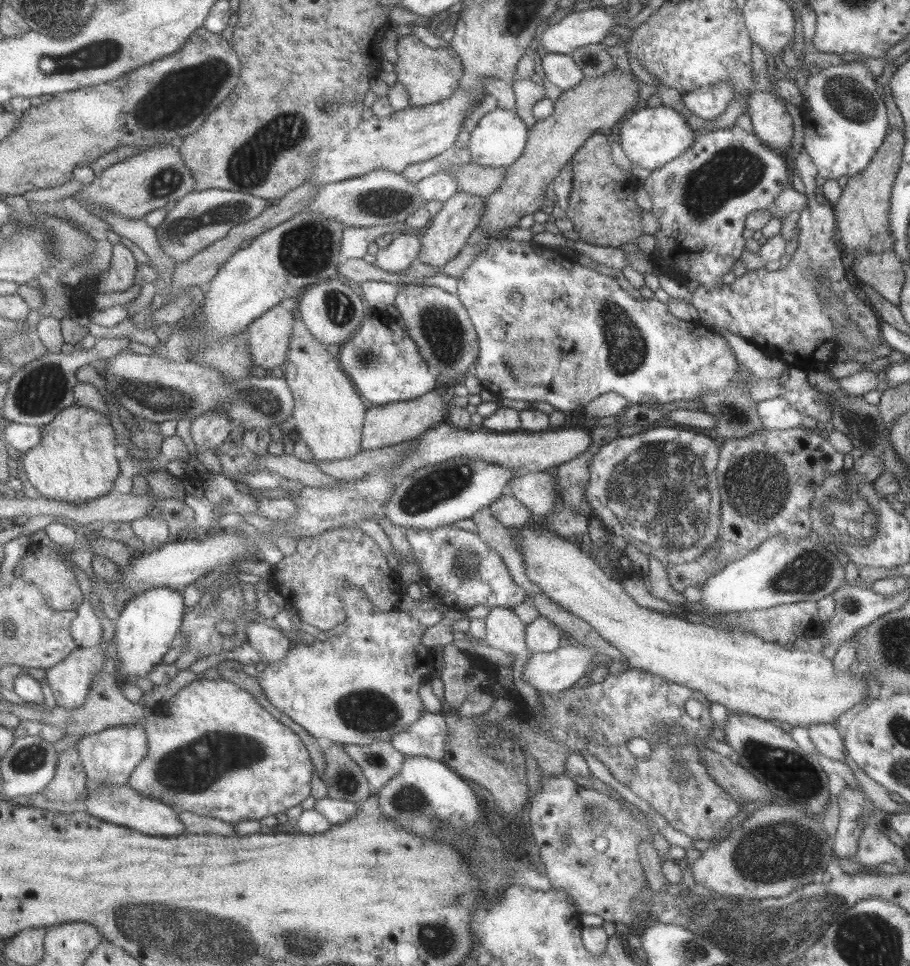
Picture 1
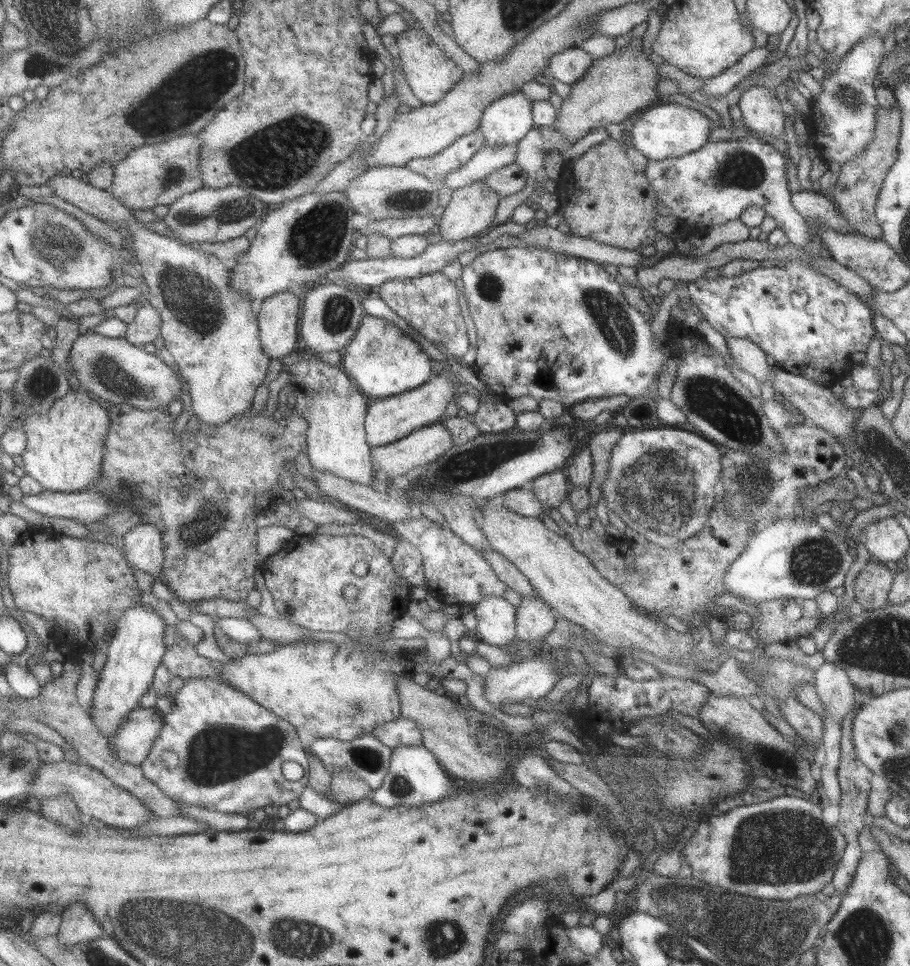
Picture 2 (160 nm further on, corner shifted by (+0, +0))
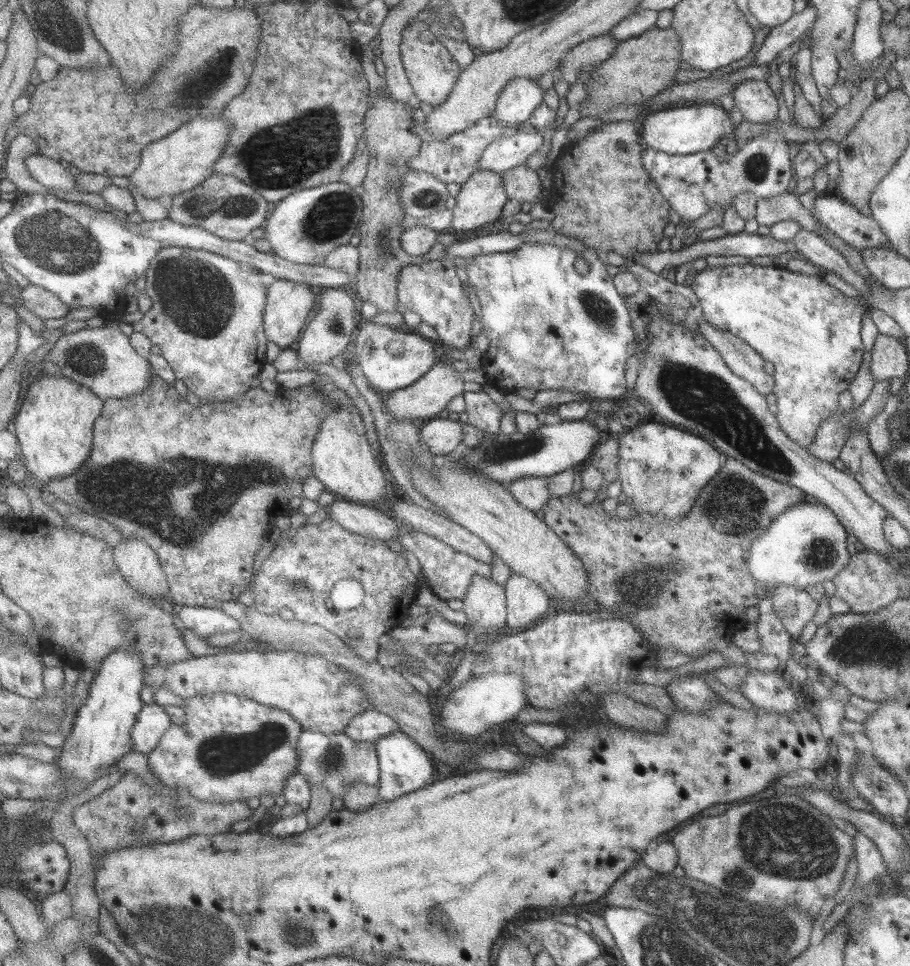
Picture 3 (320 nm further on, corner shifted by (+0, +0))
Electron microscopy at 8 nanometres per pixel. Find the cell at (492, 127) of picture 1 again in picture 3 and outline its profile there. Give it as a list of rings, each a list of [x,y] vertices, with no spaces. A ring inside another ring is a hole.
[[[513,78],[511,82],[507,82],[507,86],[497,97],[492,116],[506,132],[516,130],[516,126],[526,121],[528,116],[543,103],[543,93],[541,88],[537,88],[535,80]]]

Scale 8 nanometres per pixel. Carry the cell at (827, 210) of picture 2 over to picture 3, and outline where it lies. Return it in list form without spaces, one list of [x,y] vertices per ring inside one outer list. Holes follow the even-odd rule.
[[[817,197],[814,213],[839,241],[847,243],[854,249],[886,246],[890,242],[871,215],[861,214],[852,204],[839,197]]]

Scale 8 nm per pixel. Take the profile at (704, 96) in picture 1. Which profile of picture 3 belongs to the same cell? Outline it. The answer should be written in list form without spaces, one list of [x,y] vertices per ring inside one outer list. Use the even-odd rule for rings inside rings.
[[[806,4],[799,14],[793,14],[785,23],[770,28],[763,44],[754,54],[754,65],[770,64],[781,51],[798,41],[803,33],[812,27],[815,16],[815,7]]]

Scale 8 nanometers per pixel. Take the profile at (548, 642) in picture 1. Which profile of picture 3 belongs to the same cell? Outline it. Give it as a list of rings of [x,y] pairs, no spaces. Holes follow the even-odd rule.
[[[511,573],[504,585],[504,595],[506,598],[506,622],[509,628],[533,628],[534,624],[543,617],[546,617],[552,610],[551,600],[549,600],[546,592],[533,580],[519,576],[519,574]]]

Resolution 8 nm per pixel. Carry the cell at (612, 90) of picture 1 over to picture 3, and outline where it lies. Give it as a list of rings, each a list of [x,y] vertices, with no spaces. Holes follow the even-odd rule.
[[[653,27],[637,37],[619,42],[615,53],[589,73],[585,81],[587,94],[581,104],[581,114],[594,118],[617,105],[637,106],[671,87],[675,73],[684,66],[679,51],[679,38],[675,36],[675,30],[671,29]]]

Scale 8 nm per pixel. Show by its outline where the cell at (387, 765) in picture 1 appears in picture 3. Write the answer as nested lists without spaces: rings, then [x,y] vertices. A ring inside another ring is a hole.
[[[304,729],[298,742],[298,772],[310,786],[323,785],[330,794],[344,796],[357,783],[376,786],[380,784],[380,758],[376,742],[357,742],[347,733],[325,734]]]

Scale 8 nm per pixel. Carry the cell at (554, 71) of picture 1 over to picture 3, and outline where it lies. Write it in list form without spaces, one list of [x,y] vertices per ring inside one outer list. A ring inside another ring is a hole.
[[[607,34],[579,42],[579,45],[571,48],[571,51],[559,61],[557,69],[561,72],[562,81],[567,85],[575,84],[580,69],[599,66],[607,61],[607,58],[615,53],[617,45],[619,42]]]

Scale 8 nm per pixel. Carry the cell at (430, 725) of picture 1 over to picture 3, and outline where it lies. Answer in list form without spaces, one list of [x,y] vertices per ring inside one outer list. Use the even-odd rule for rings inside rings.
[[[377,709],[358,714],[346,728],[347,736],[354,738],[357,742],[377,742],[395,731],[402,731],[400,724],[392,716]]]

